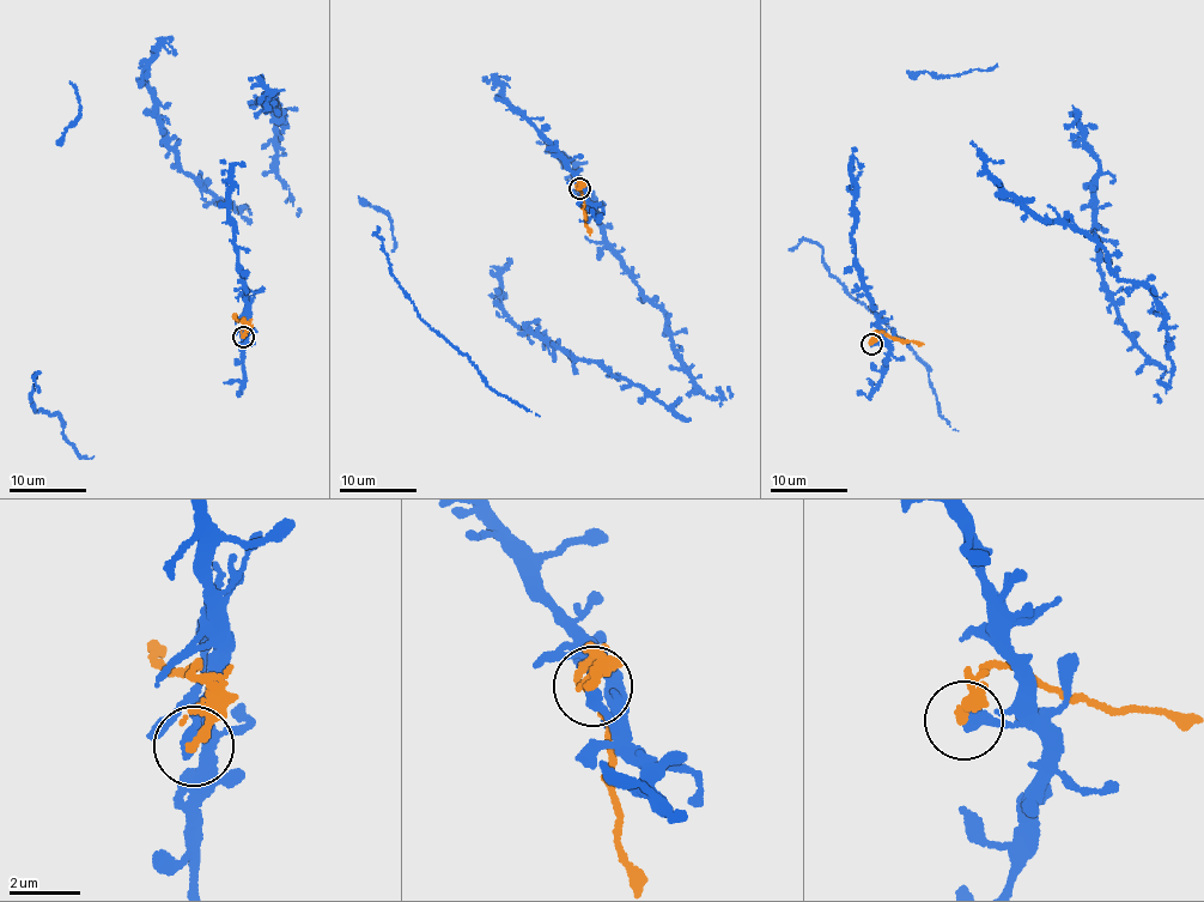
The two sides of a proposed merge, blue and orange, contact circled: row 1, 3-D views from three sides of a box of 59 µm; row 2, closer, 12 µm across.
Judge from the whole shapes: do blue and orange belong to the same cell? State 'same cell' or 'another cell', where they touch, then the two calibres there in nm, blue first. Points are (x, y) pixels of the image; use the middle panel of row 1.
another cell; place (579, 188); calibres 400 and 260 nm

